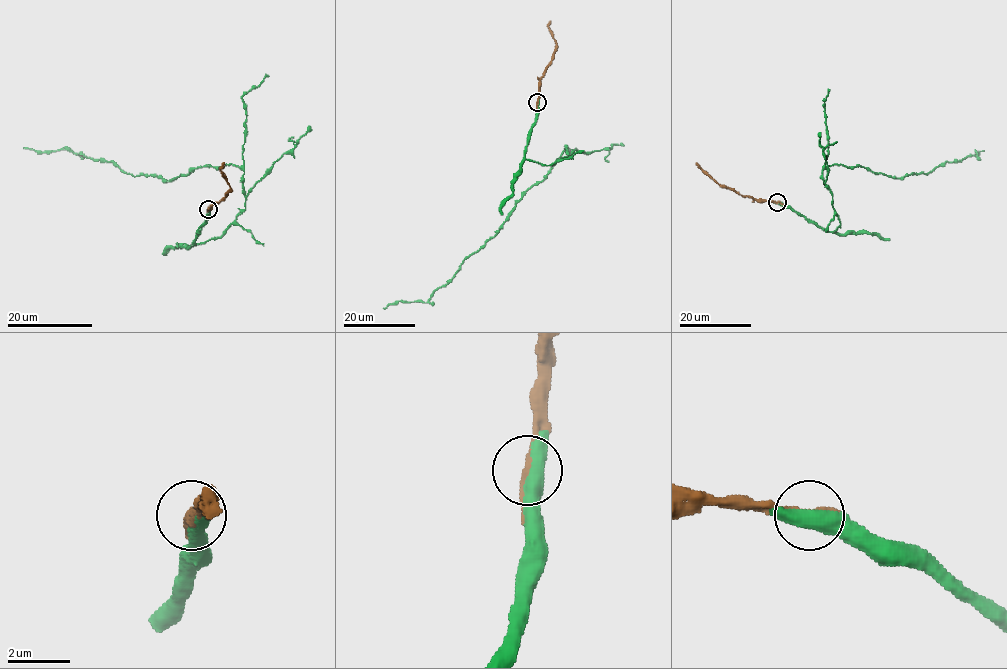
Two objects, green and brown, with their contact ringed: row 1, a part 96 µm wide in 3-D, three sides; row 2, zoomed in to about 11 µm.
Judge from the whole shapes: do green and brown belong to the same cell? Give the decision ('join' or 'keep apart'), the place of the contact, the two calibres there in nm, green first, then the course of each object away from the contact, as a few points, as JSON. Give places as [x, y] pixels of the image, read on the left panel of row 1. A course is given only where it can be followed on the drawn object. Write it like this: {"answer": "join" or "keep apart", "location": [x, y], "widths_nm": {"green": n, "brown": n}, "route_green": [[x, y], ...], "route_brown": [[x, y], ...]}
{"answer": "join", "location": [208, 209], "widths_nm": {"green": 480, "brown": 240}, "route_green": [[208, 209], [193, 244], [220, 237], [245, 208], [239, 166], [198, 166], [164, 180], [66, 149], [23, 147]], "route_brown": [[208, 209], [230, 191], [221, 170], [224, 162]]}

